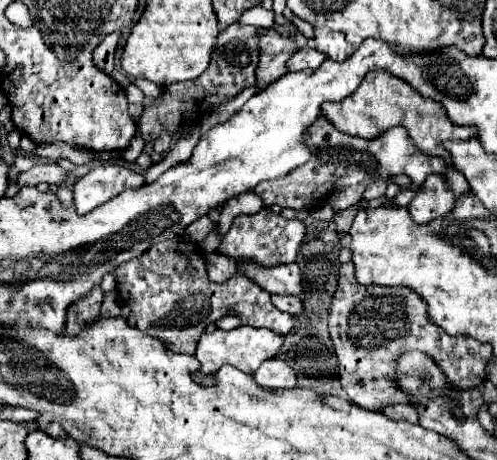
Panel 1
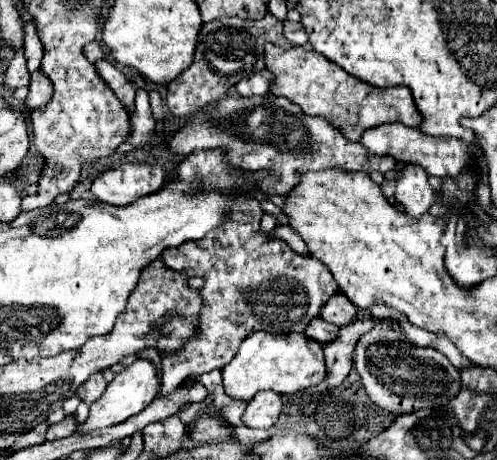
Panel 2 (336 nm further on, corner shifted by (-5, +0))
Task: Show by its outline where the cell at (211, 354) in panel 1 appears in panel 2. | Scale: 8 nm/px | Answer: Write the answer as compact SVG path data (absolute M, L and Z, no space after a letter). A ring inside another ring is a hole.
M251 333L247 341L239 347L239 353L231 363L223 367L223 385L225 393L233 399L249 403L259 391L275 391L279 395L293 395L307 387L313 387L325 379L325 357L323 347L303 335L271 335L271 333Z

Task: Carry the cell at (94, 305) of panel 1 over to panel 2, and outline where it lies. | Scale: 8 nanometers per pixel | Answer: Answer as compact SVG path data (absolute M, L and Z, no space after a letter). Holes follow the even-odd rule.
M93 373L93 375L83 383L83 387L77 389L77 395L81 397L81 401L85 401L87 405L91 405L91 403L95 403L95 401L103 395L105 387L107 387L107 383L105 383L105 379L103 379L103 373Z

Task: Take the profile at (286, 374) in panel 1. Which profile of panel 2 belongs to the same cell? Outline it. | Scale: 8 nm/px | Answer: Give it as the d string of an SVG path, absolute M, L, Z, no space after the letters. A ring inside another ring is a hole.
M257 393L247 403L241 421L251 429L269 429L281 415L281 407L281 397L275 397L275 393Z

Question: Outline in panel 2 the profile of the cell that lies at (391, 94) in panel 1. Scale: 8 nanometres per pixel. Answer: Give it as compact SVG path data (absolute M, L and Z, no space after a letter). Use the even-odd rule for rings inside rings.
M265 43L265 69L275 75L269 91L273 95L287 97L291 103L299 105L305 115L323 117L333 127L337 127L349 141L359 141L365 129L379 123L399 121L409 127L419 127L421 115L415 109L411 91L407 87L373 87L357 77L351 77L339 65L327 61L327 57L315 53L307 47L283 49L273 43Z

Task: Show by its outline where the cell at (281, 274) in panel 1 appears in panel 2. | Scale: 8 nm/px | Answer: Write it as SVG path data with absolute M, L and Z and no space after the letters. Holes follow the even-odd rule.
M335 293L323 307L321 317L325 321L341 327L341 325L349 325L357 319L357 309L355 309L355 305L351 305L351 301L347 301L347 297L343 297L343 293Z

